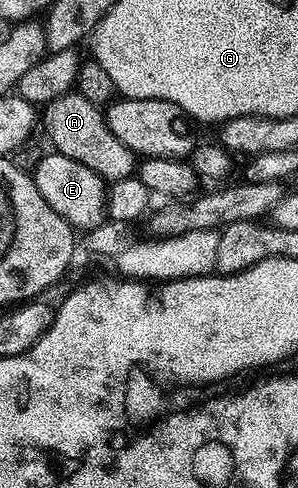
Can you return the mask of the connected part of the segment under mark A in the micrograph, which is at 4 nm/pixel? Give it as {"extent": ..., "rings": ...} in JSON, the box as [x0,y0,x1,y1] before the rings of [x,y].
{"extent":[41,92,137,181],"rings":[[[78,92],[58,96],[45,105],[41,111],[42,125],[54,152],[89,167],[104,181],[120,181],[134,174],[137,165],[134,153],[109,131],[104,112]]]}

